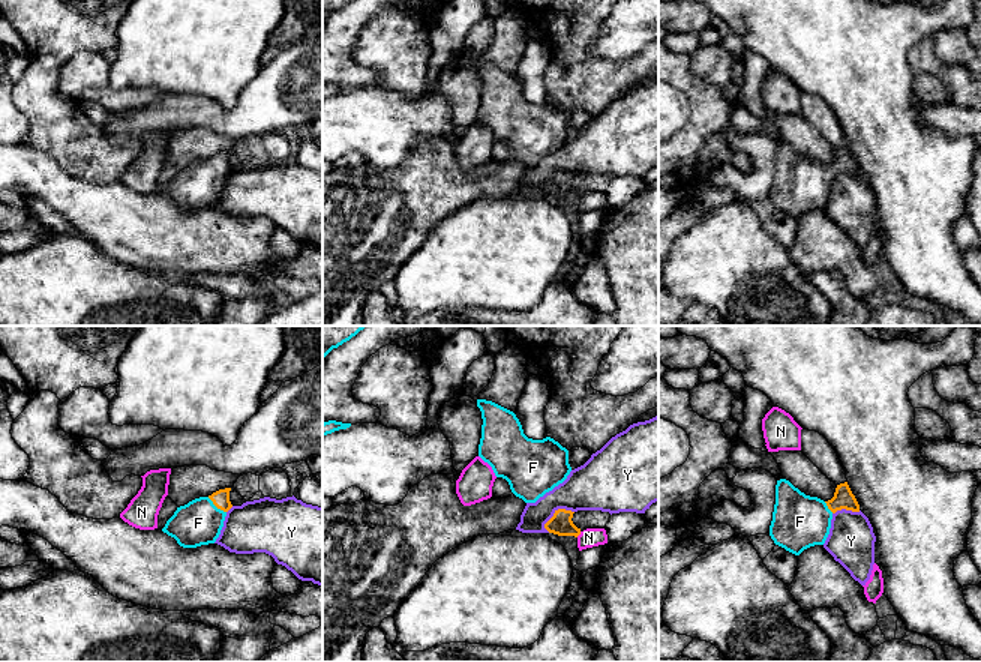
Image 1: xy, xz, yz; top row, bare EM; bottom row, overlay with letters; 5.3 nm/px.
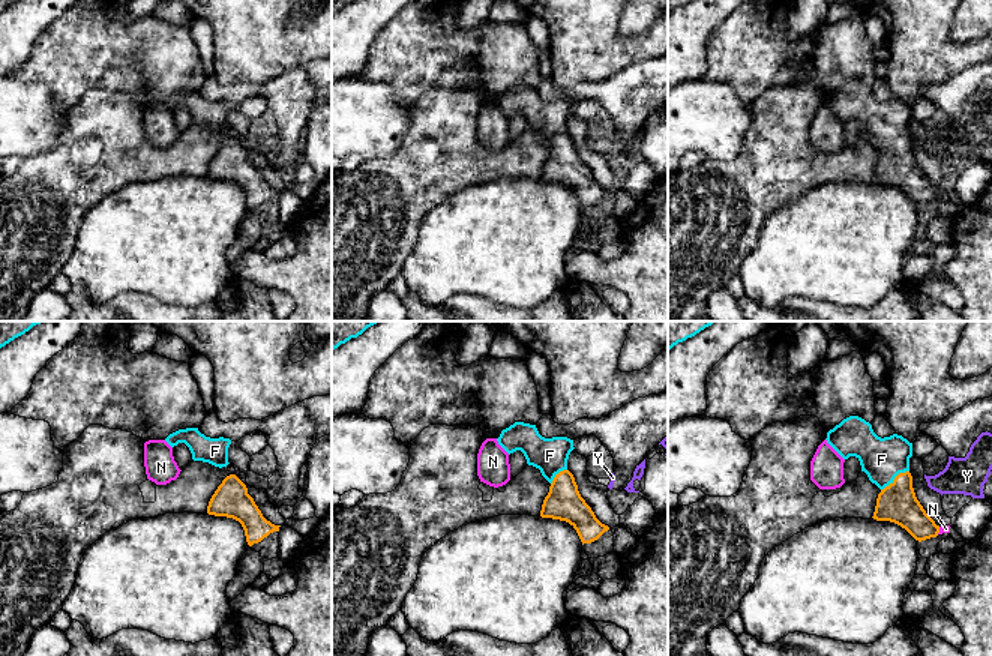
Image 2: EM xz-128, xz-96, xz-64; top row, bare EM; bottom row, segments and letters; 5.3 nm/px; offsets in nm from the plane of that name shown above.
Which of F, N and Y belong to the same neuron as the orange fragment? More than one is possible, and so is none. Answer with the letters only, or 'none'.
F

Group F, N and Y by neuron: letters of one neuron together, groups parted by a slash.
F / N / Y

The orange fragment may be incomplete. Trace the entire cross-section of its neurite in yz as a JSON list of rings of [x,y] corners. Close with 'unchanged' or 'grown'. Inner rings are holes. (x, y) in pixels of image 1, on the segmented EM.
[[[780,479],[776,485],[776,504],[770,536],[776,545],[800,555],[804,549],[824,545],[837,510],[860,512],[860,504],[848,482],[837,485],[834,497],[824,501]]]; grown

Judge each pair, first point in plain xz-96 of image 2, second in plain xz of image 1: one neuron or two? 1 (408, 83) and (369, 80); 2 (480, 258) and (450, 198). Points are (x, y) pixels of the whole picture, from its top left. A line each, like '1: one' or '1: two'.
1: two
2: two

